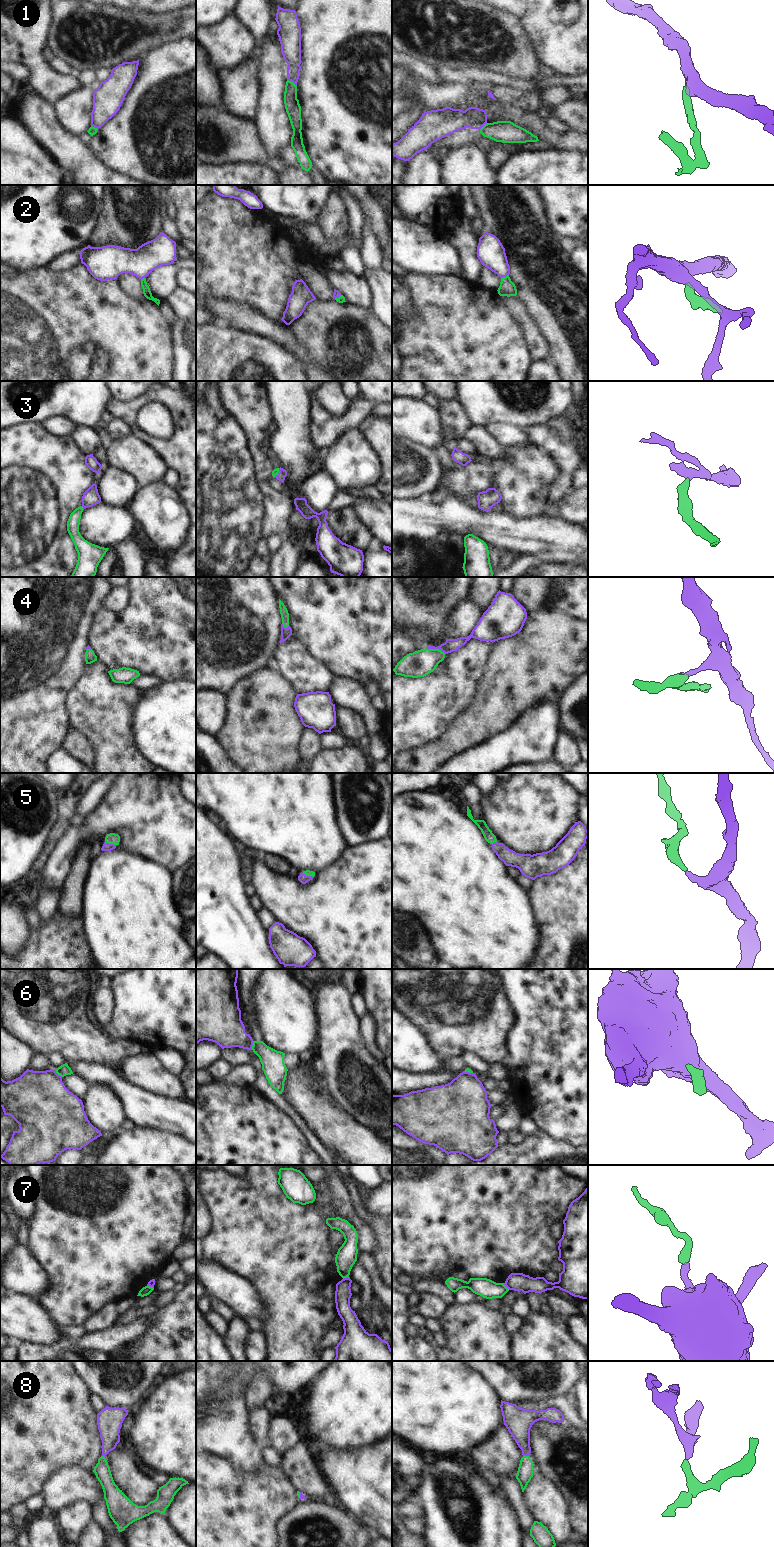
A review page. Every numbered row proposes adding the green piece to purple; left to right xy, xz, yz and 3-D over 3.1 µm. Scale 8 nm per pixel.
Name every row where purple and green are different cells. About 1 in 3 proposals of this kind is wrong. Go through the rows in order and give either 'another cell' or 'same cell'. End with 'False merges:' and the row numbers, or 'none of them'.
1: another cell
2: same cell
3: same cell
4: same cell
5: same cell
6: another cell
7: another cell
8: same cell
False merges: 1, 6, 7

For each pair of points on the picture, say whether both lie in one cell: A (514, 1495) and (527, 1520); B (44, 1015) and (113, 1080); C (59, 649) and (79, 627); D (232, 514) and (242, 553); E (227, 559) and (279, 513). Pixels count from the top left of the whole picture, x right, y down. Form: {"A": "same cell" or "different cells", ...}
{"A": "same cell", "B": "different cells", "C": "same cell", "D": "same cell", "E": "same cell"}

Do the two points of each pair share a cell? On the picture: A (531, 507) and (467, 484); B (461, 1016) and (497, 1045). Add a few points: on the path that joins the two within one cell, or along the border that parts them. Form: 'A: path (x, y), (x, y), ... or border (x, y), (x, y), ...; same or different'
A: path (515, 491), (504, 480), (483, 480); same
B: path (468, 1025), (475, 1025), (488, 1038); same

